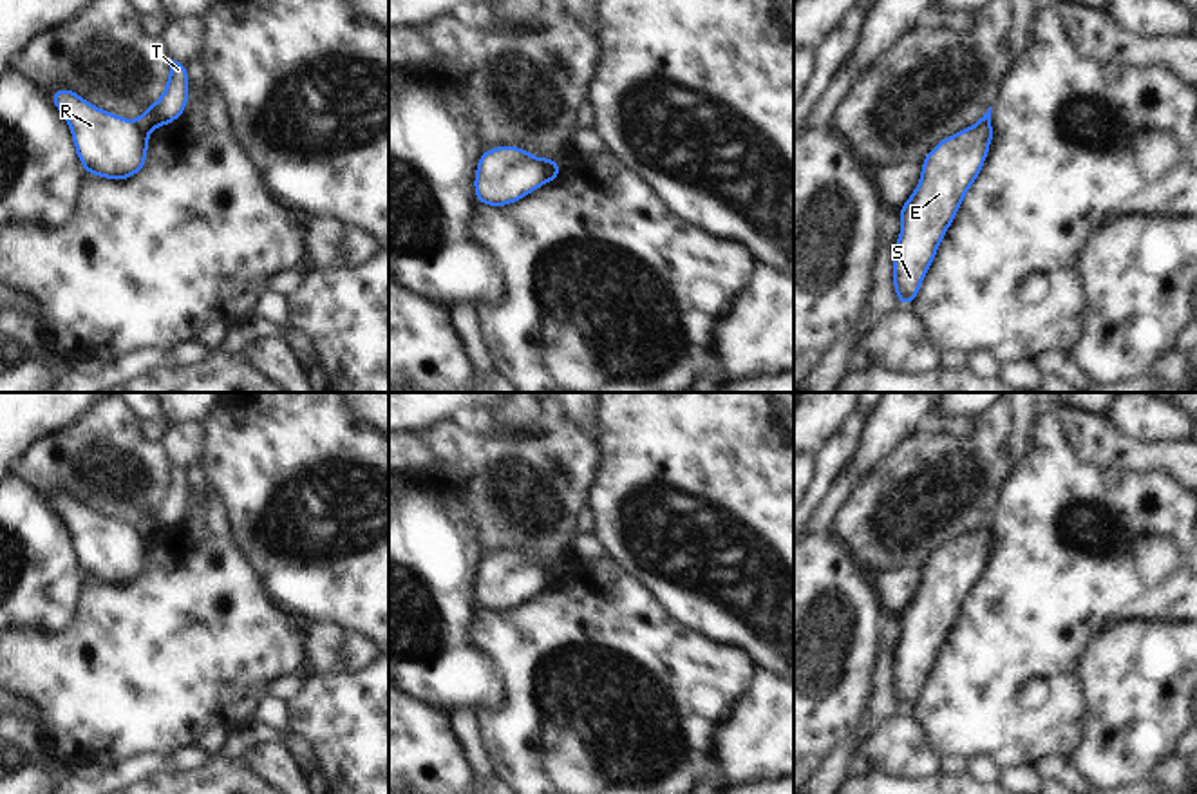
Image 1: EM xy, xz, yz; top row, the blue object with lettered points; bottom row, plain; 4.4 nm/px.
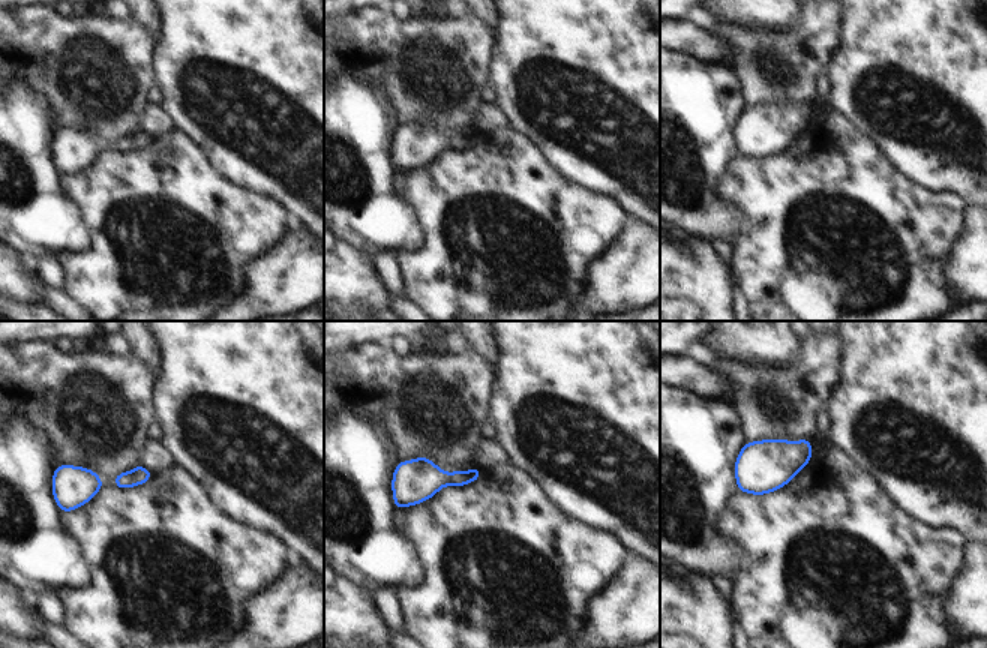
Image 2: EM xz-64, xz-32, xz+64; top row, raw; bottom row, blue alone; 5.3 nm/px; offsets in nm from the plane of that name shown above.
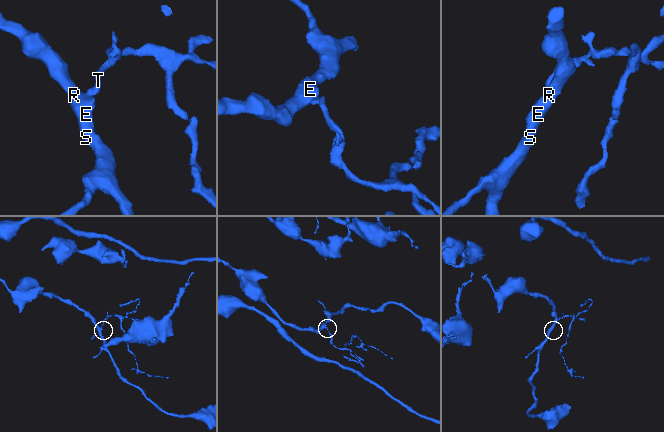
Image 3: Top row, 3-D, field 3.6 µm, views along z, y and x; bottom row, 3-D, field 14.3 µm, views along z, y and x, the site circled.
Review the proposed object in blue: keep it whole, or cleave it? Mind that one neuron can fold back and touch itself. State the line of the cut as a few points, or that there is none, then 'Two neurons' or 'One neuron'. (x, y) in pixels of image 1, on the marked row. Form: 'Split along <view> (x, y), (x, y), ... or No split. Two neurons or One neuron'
Split along xz (557, 167), (546, 167), (543, 179). Two neurons

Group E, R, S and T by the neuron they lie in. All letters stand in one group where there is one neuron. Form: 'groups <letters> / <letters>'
groups E R S / T

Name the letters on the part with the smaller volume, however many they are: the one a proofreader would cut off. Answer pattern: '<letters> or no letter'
T

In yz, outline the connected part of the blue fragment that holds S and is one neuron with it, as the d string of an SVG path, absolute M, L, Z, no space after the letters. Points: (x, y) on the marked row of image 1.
M991 125L984 128L964 128L933 147L920 165L922 177L913 195L902 204L899 212L902 219L902 230L895 242L893 286L900 306L913 304L922 279L933 264L942 237L953 222L966 192L975 183L984 166L991 139Z

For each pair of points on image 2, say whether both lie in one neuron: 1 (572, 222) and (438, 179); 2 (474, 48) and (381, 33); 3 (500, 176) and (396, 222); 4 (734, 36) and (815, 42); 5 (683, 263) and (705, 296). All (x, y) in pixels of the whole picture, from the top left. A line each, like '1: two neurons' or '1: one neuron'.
1: one neuron
2: one neuron
3: two neurons
4: one neuron
5: one neuron

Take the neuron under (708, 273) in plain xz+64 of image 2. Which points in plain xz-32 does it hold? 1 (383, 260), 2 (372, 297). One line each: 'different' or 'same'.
1: different
2: same

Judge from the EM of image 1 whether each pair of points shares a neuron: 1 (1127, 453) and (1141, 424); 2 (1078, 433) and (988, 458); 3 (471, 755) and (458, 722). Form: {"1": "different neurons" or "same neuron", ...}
{"1": "different neurons", "2": "same neuron", "3": "same neuron"}

